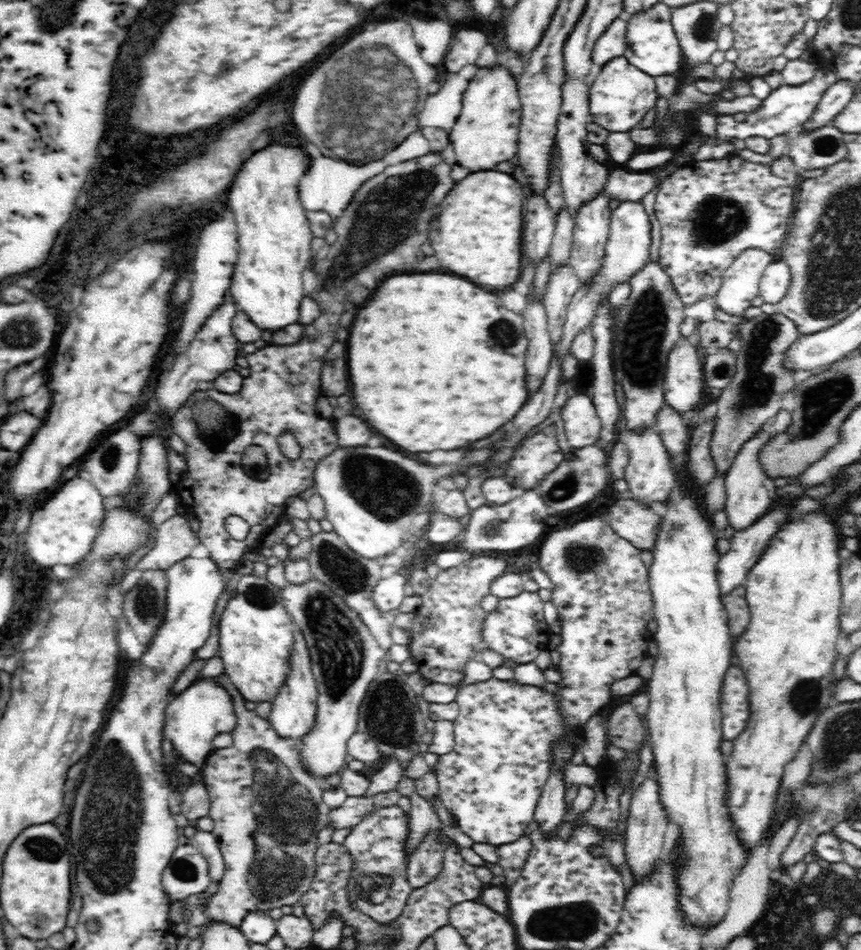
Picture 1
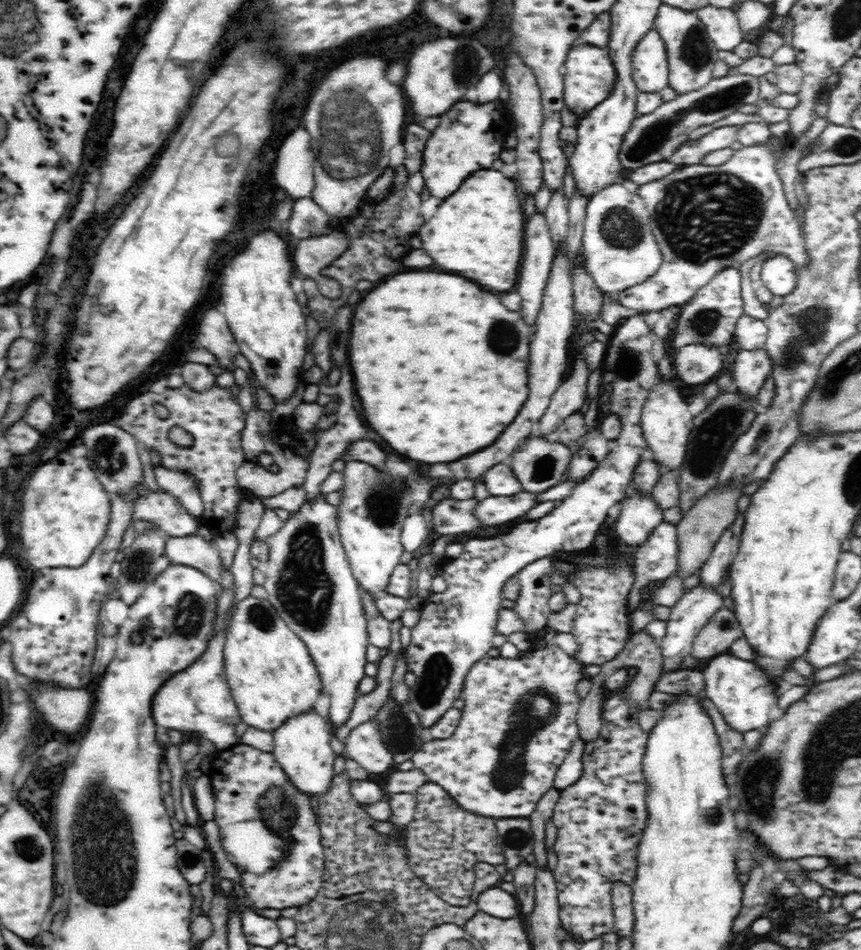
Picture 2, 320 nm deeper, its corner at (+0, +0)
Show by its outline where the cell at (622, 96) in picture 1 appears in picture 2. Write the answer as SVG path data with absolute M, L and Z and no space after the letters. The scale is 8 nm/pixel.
M584 43L573 46L566 54L563 72L564 106L577 115L592 112L609 96L617 83L617 69L610 61L606 45L594 46Z

